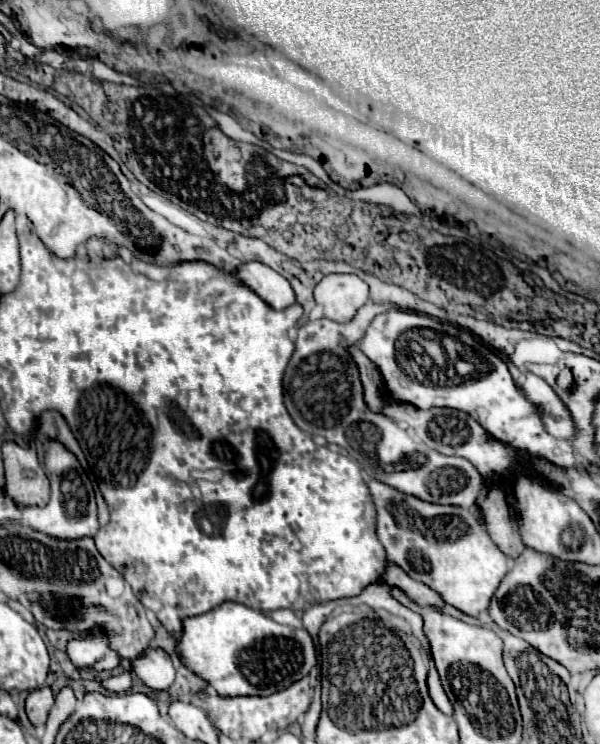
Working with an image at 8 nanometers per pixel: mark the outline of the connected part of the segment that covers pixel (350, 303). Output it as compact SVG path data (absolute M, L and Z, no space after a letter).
M329 274L317 284L315 300L323 306L325 318L349 322L369 302L369 286L355 274Z

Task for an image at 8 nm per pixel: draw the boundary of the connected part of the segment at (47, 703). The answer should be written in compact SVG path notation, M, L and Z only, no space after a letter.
M49 686L31 690L27 696L27 702L25 702L25 710L27 710L31 724L35 724L35 726L45 724L51 706L53 706L53 692Z

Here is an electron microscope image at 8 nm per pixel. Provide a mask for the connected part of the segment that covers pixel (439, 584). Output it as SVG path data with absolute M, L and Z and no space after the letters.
M367 478L367 486L373 494L377 508L377 538L387 552L387 560L403 568L413 580L419 580L439 592L443 600L469 616L479 616L487 610L493 592L497 590L501 578L507 574L507 556L491 542L485 526L477 522L477 514L459 506L443 506L433 502L423 502L411 494L403 494L393 486L387 486L375 478Z

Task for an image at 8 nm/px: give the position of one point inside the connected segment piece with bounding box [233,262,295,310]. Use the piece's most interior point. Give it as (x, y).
(270, 285)

